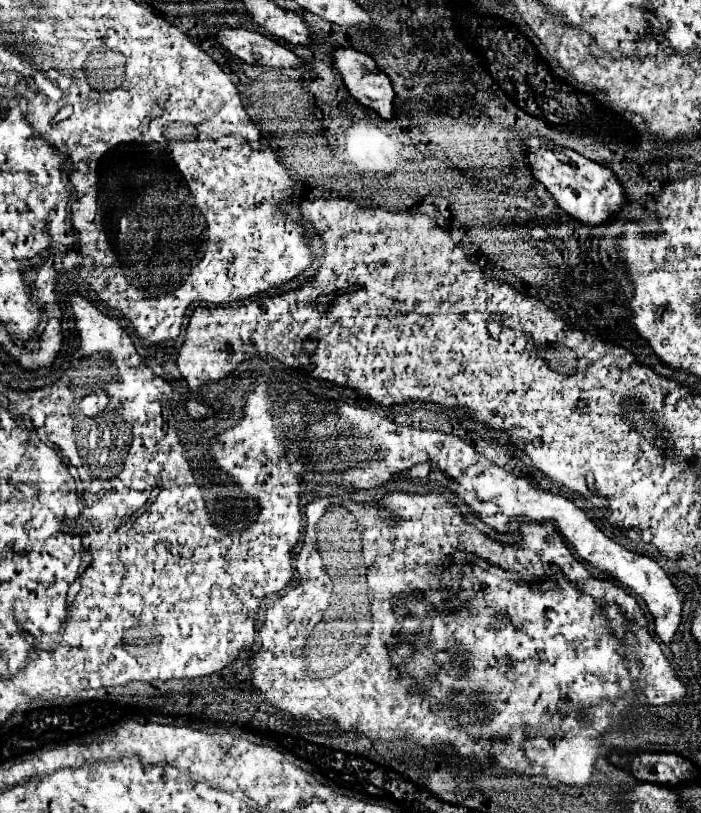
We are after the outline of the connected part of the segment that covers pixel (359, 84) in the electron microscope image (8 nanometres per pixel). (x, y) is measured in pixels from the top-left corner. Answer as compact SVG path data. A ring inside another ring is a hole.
M338 48L334 52L334 68L342 74L346 88L362 106L374 110L384 120L396 118L392 82L368 54L354 48Z

